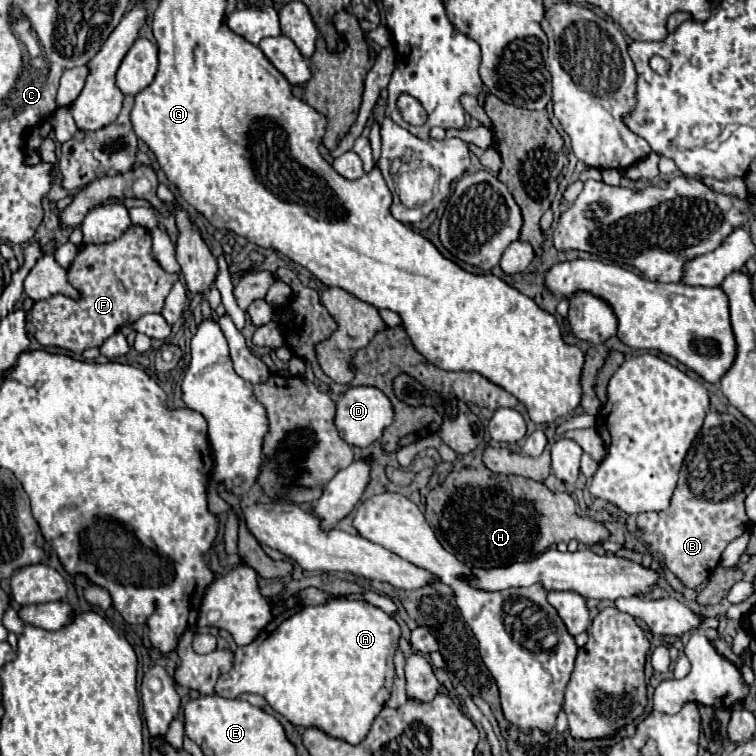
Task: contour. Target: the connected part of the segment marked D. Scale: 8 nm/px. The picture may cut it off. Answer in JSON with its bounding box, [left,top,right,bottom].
[336,386,394,448]

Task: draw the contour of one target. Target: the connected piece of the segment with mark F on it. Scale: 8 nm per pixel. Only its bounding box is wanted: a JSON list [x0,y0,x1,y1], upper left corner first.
[32,226,178,354]

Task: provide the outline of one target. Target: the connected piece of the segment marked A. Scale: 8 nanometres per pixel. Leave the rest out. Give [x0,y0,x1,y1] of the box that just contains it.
[216,600,400,744]

